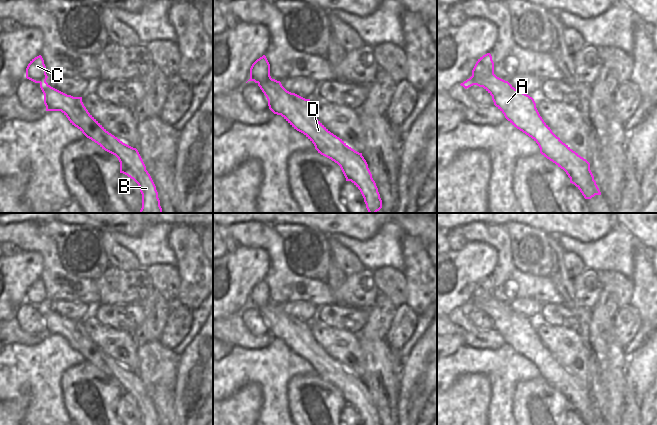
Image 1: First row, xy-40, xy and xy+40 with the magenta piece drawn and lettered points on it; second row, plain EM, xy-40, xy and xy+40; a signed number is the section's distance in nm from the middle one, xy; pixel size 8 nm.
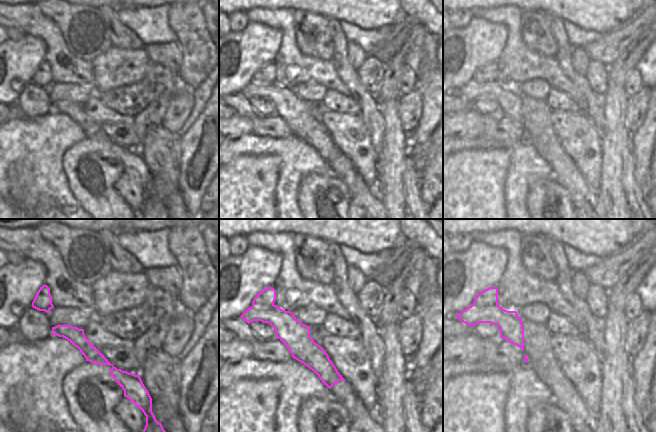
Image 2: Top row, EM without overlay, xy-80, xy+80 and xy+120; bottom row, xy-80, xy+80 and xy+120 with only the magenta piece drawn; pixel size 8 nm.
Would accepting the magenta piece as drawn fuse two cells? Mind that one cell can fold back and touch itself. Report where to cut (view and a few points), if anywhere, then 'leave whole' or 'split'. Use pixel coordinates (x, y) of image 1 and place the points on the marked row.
cut xy+40 (493, 72), (488, 76), (472, 75); split

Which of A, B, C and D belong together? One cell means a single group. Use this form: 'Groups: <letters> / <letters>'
Groups: A B D / C.

